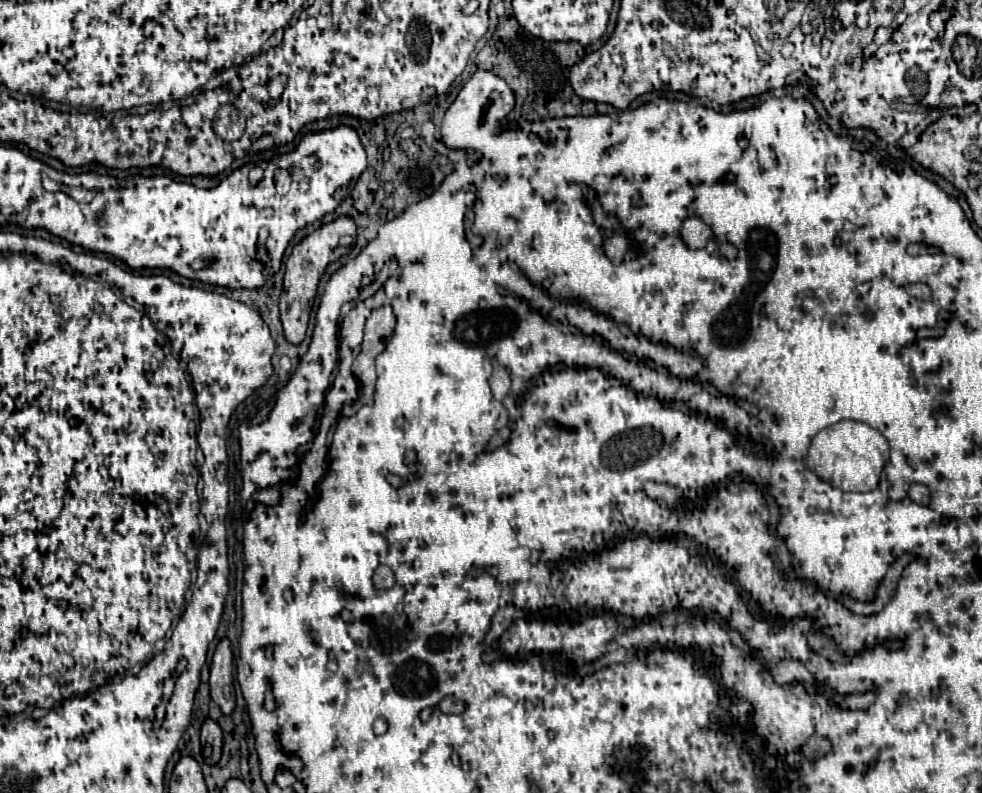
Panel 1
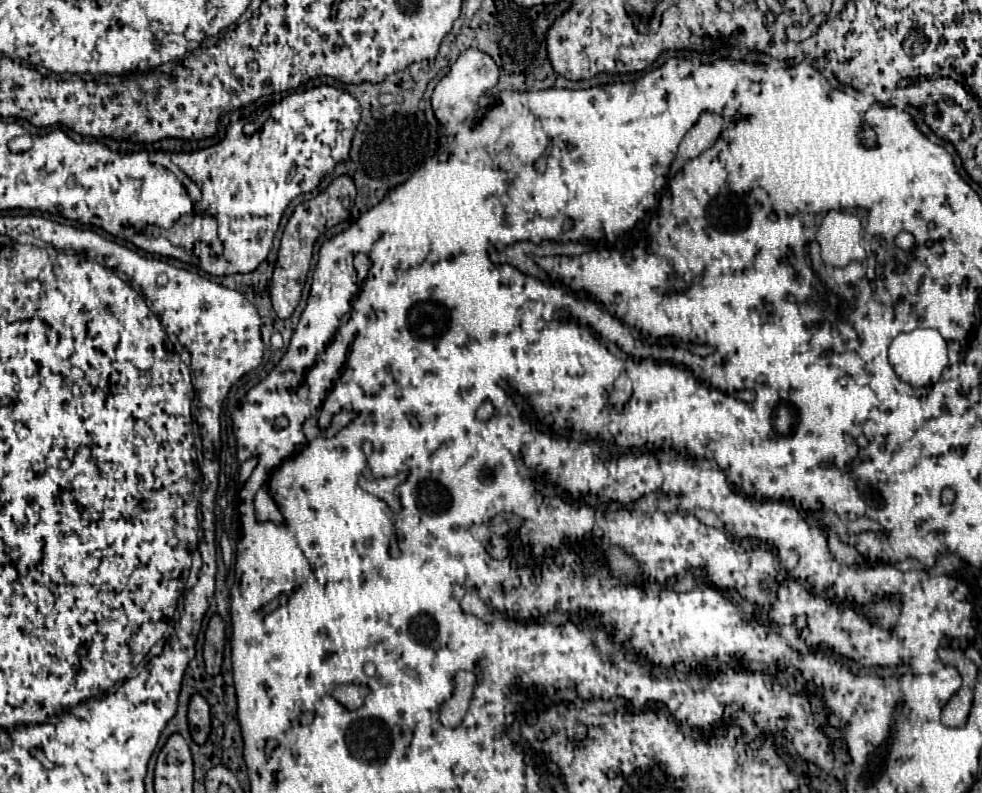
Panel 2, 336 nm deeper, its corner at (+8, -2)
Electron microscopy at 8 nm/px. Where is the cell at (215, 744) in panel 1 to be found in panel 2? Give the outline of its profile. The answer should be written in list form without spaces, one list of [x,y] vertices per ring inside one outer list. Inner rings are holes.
[[[193,694],[189,702],[189,730],[197,744],[205,744],[211,732],[211,718],[209,718],[209,704],[201,694]]]

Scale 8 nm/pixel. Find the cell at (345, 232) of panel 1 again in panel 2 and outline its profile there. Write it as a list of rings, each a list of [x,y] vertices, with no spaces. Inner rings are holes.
[[[343,174],[343,176],[333,178],[331,184],[323,192],[319,192],[315,198],[299,204],[293,210],[293,214],[283,230],[281,248],[279,248],[279,256],[277,256],[277,264],[275,264],[275,272],[273,272],[273,280],[271,280],[271,290],[269,290],[273,308],[279,318],[283,318],[283,320],[289,318],[301,300],[301,290],[307,280],[307,272],[309,272],[309,264],[311,264],[313,244],[319,238],[319,234],[325,232],[325,228],[331,228],[333,224],[339,224],[341,220],[345,220],[349,216],[349,210],[343,206],[345,198],[355,200],[355,184],[353,184],[351,176]]]

